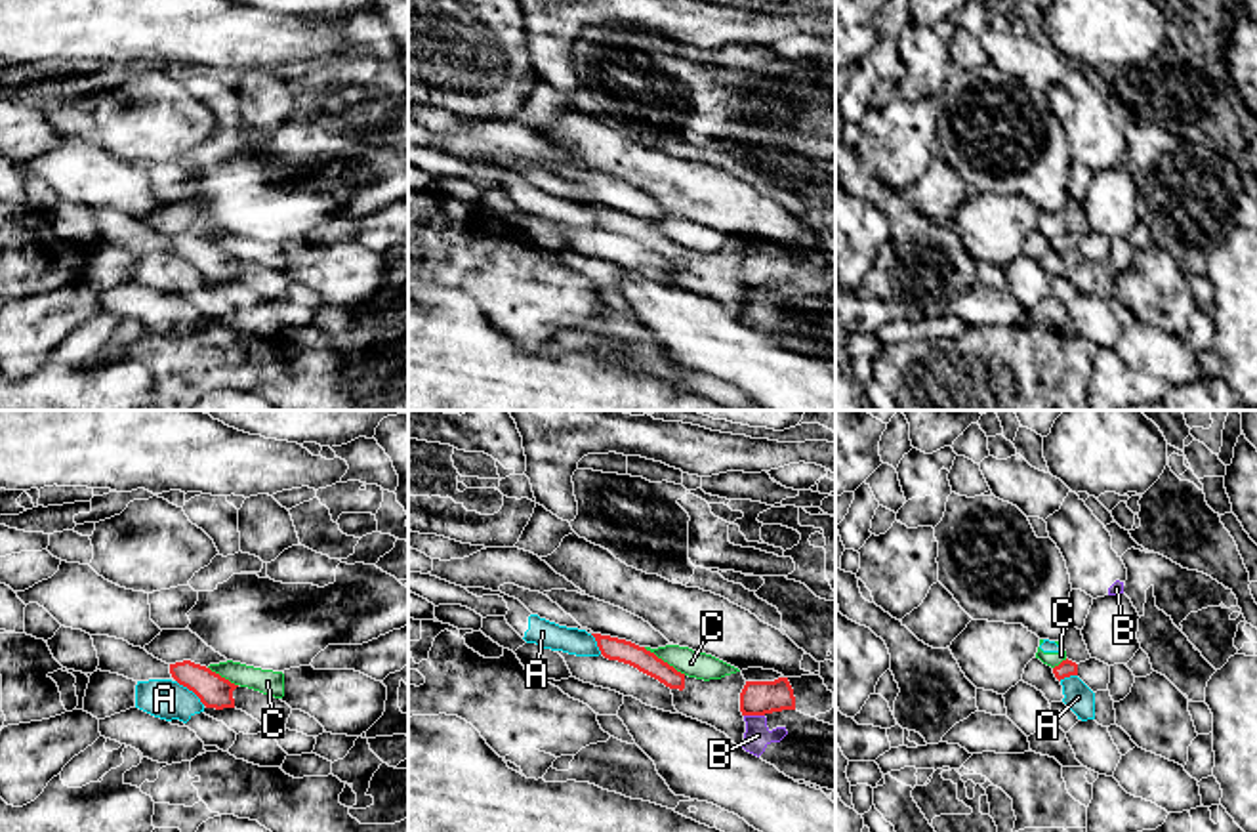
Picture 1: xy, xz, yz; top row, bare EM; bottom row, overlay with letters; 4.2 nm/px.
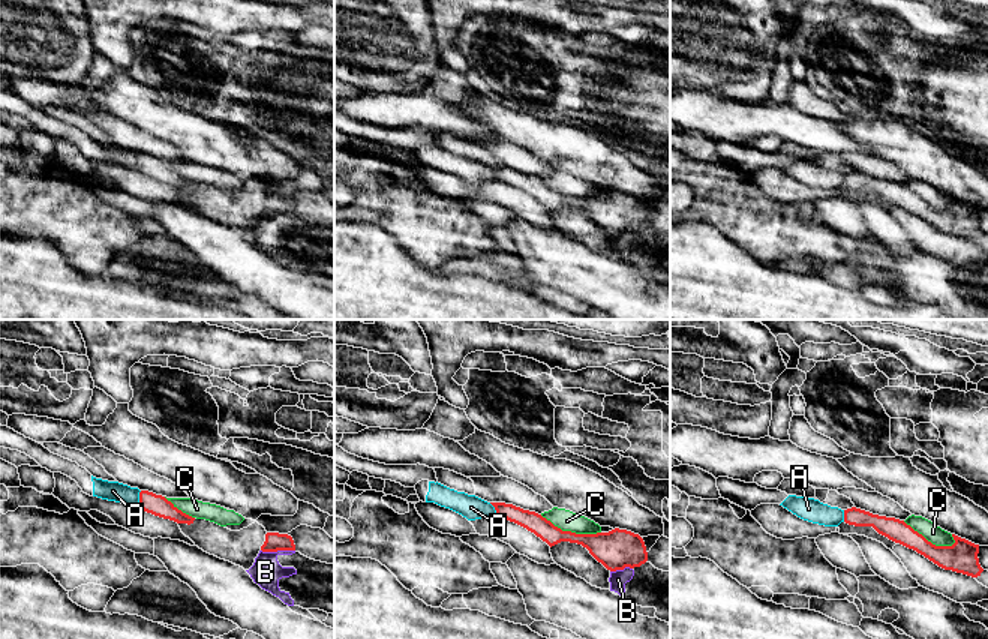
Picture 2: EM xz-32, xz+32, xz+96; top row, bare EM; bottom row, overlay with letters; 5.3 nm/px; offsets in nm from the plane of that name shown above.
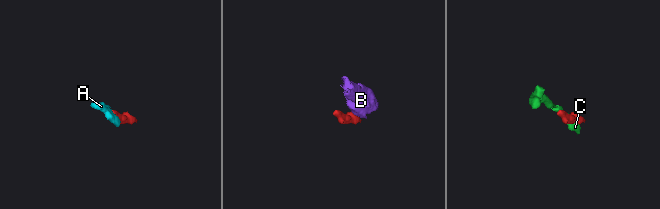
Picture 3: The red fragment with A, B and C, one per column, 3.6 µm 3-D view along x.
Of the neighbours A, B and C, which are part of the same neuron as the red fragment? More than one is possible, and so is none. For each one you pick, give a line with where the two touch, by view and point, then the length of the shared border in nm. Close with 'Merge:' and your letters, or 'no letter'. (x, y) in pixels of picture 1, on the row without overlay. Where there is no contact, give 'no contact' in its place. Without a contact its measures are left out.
A: xy (191, 262) | 170 nm
Merge: A

